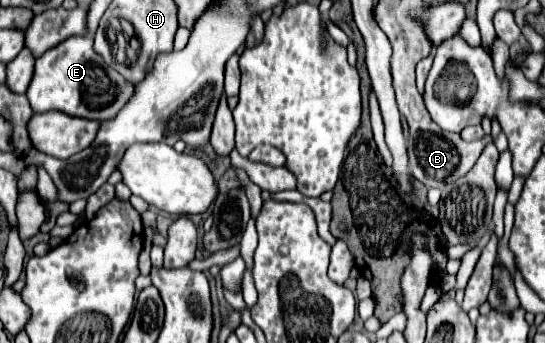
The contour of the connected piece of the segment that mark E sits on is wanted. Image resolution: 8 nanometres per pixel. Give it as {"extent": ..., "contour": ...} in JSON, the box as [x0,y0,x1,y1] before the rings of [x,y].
{"extent":[27,36,135,122],"contour":[[[71,36],[35,60],[35,72],[27,88],[27,98],[33,112],[61,110],[65,114],[103,122],[113,118],[113,114],[125,106],[125,100],[131,98],[133,90],[135,86],[121,82],[121,76],[101,62],[101,56],[93,50],[93,38]]]}

